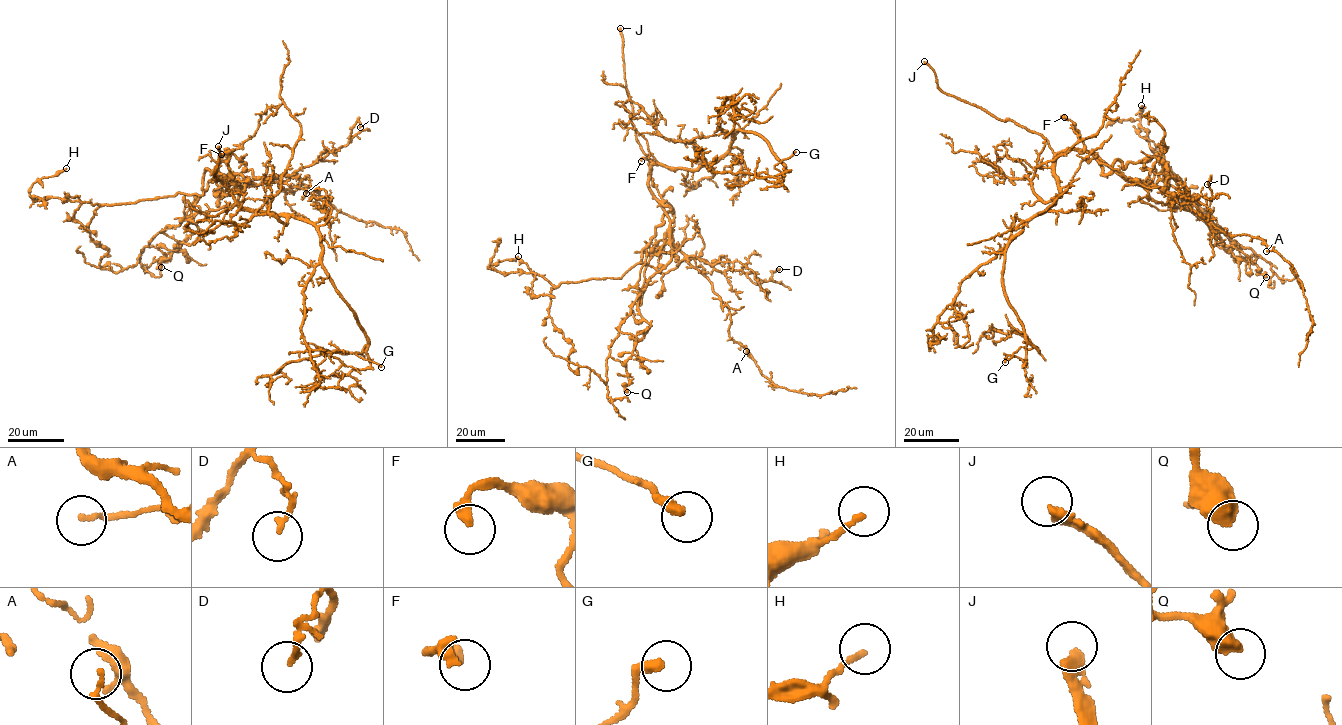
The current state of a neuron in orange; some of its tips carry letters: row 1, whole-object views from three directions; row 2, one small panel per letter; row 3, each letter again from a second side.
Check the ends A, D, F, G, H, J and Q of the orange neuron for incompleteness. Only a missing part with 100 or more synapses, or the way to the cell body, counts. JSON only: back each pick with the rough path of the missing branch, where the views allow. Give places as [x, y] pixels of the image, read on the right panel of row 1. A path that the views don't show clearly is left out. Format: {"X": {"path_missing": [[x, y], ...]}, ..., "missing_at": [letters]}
{"missing_at": ["J"]}

